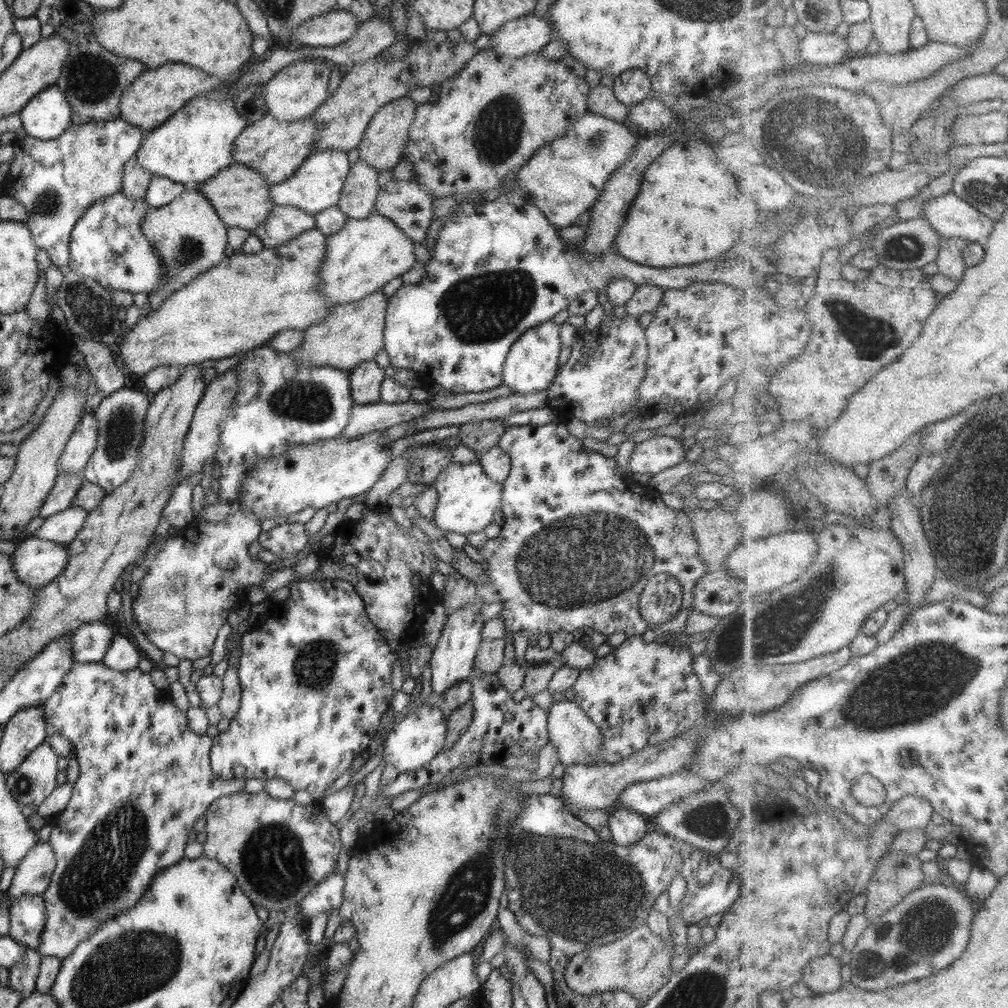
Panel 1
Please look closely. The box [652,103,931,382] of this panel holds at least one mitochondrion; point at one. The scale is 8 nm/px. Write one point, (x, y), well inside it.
(871, 338)

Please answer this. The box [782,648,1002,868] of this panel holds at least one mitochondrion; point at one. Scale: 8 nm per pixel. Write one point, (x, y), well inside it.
(904, 748)

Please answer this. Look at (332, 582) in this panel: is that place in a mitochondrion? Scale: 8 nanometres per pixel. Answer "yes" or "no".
no

